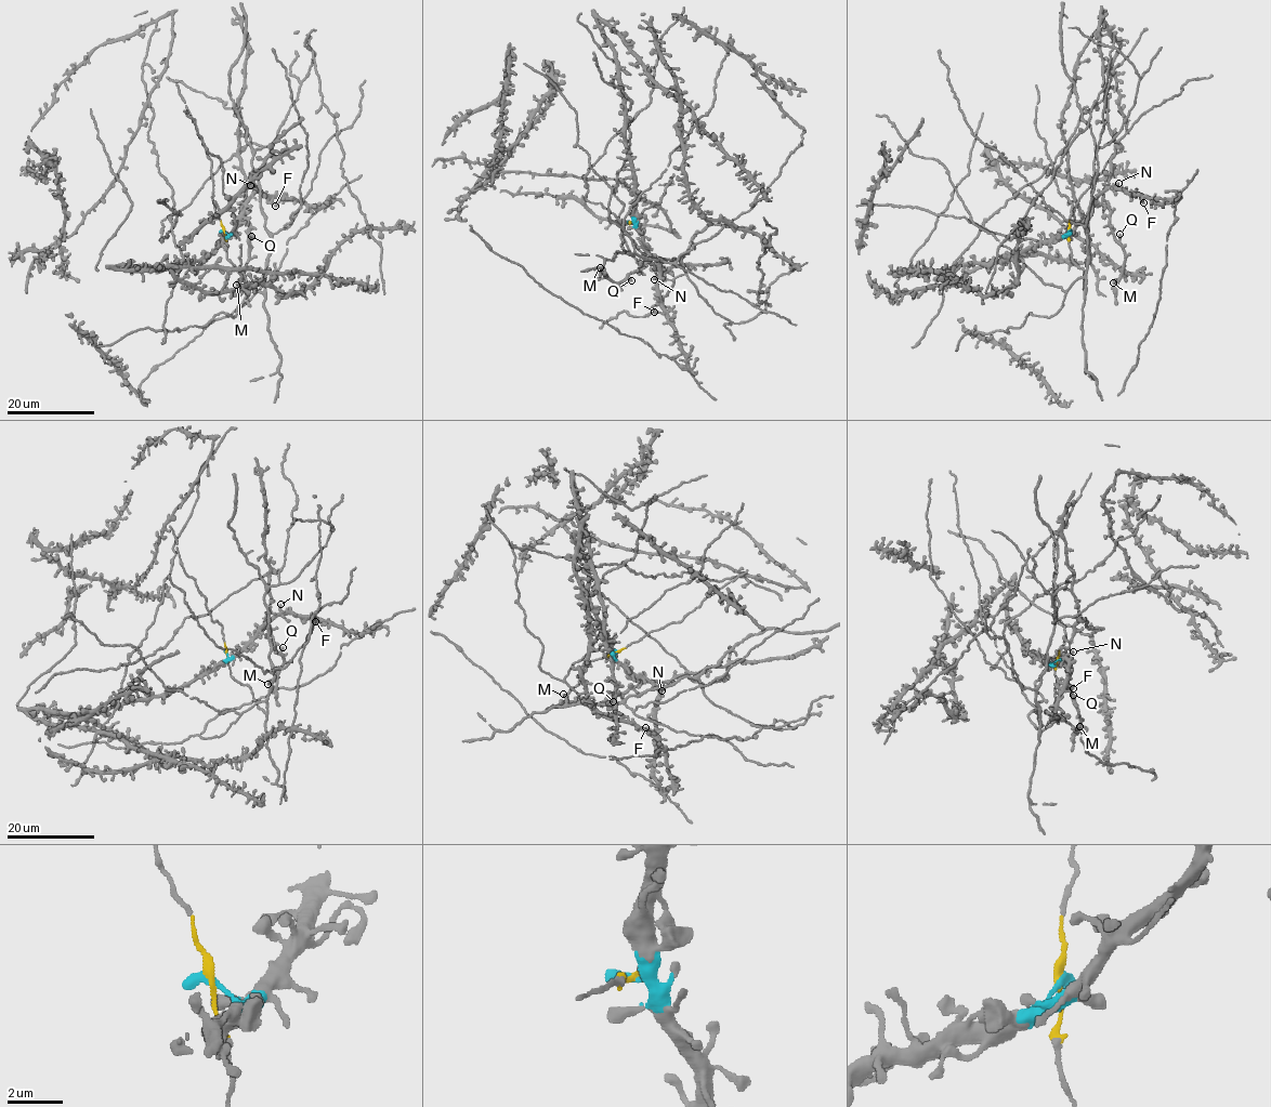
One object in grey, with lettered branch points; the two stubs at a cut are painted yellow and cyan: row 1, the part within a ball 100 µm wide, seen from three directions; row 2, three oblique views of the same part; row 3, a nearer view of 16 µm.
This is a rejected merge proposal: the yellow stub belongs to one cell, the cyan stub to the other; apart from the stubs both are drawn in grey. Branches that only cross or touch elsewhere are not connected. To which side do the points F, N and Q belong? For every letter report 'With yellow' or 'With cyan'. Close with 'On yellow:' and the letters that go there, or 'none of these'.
F: With cyan
N: With cyan
Q: With yellow
On yellow: Q

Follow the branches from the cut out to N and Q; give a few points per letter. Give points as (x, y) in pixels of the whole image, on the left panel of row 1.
N: (223, 231), (231, 234), (237, 224), (246, 200), (256, 190), (250, 185)
Q: (223, 231), (227, 260), (262, 292), (272, 241), (251, 165), (256, 143), (238, 153), (251, 242), (252, 236)

